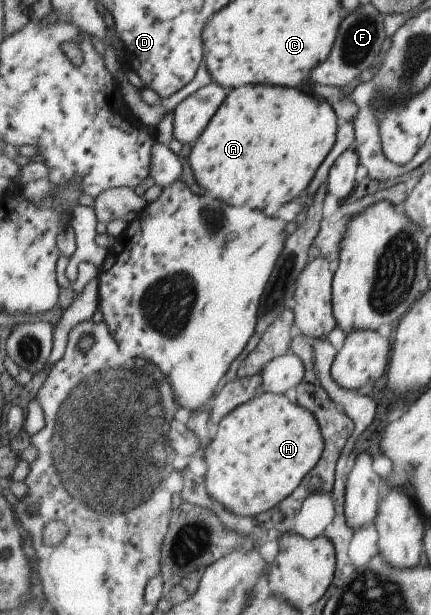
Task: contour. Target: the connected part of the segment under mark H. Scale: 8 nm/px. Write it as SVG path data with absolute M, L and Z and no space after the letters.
M260 392L254 399L234 409L232 413L229 413L229 415L226 416L224 420L221 420L221 423L213 429L212 437L213 442L208 447L205 447L205 459L208 467L205 475L207 492L216 499L219 504L226 506L227 509L231 509L231 512L236 513L237 516L257 516L258 514L263 514L275 508L287 497L290 497L293 491L296 491L296 488L302 483L302 480L317 466L317 463L321 460L322 454L325 451L325 435L323 434L315 413L305 408L299 401L292 403L286 395L272 392Z

